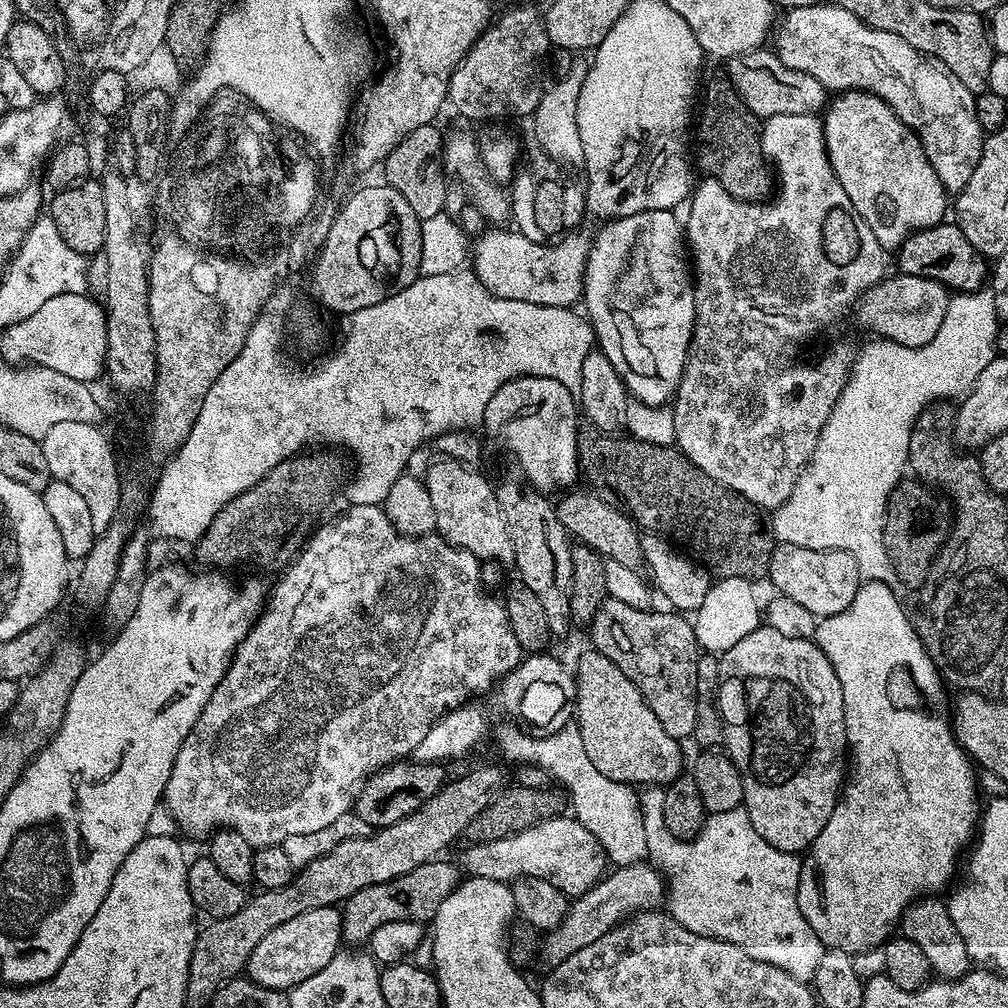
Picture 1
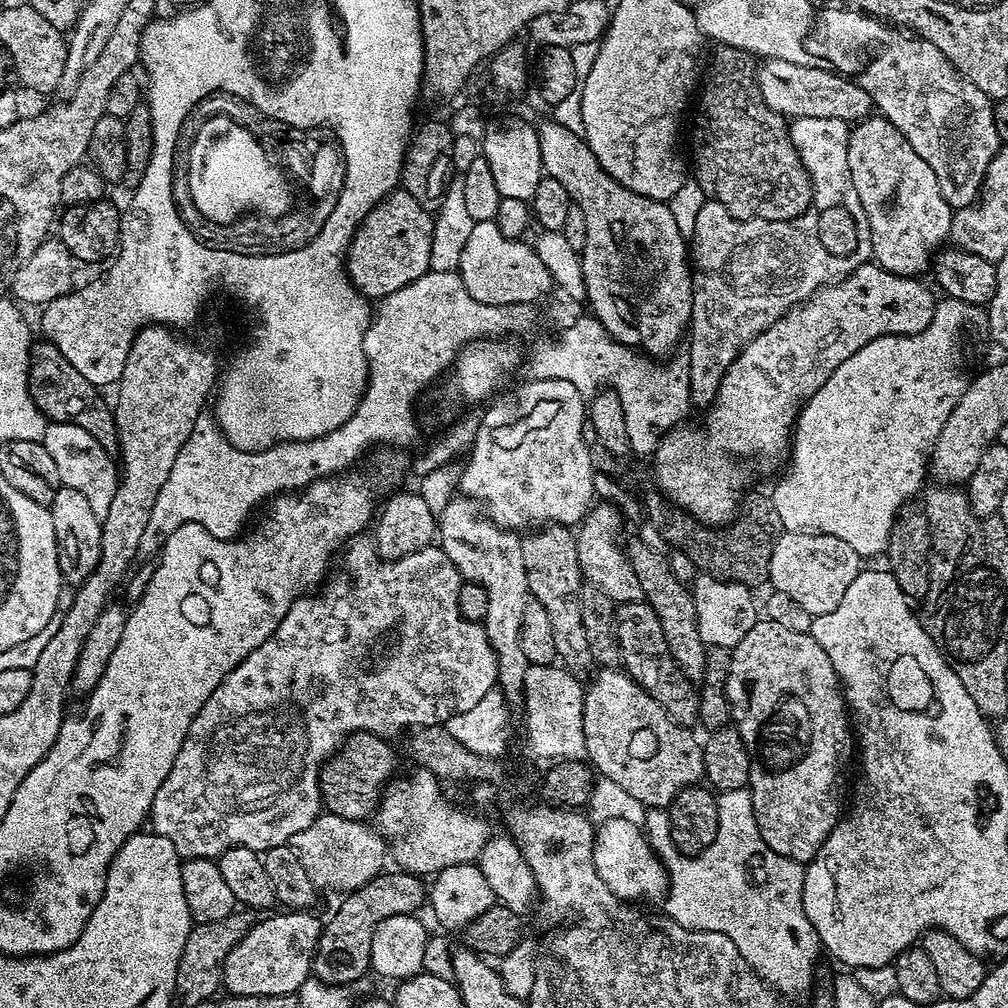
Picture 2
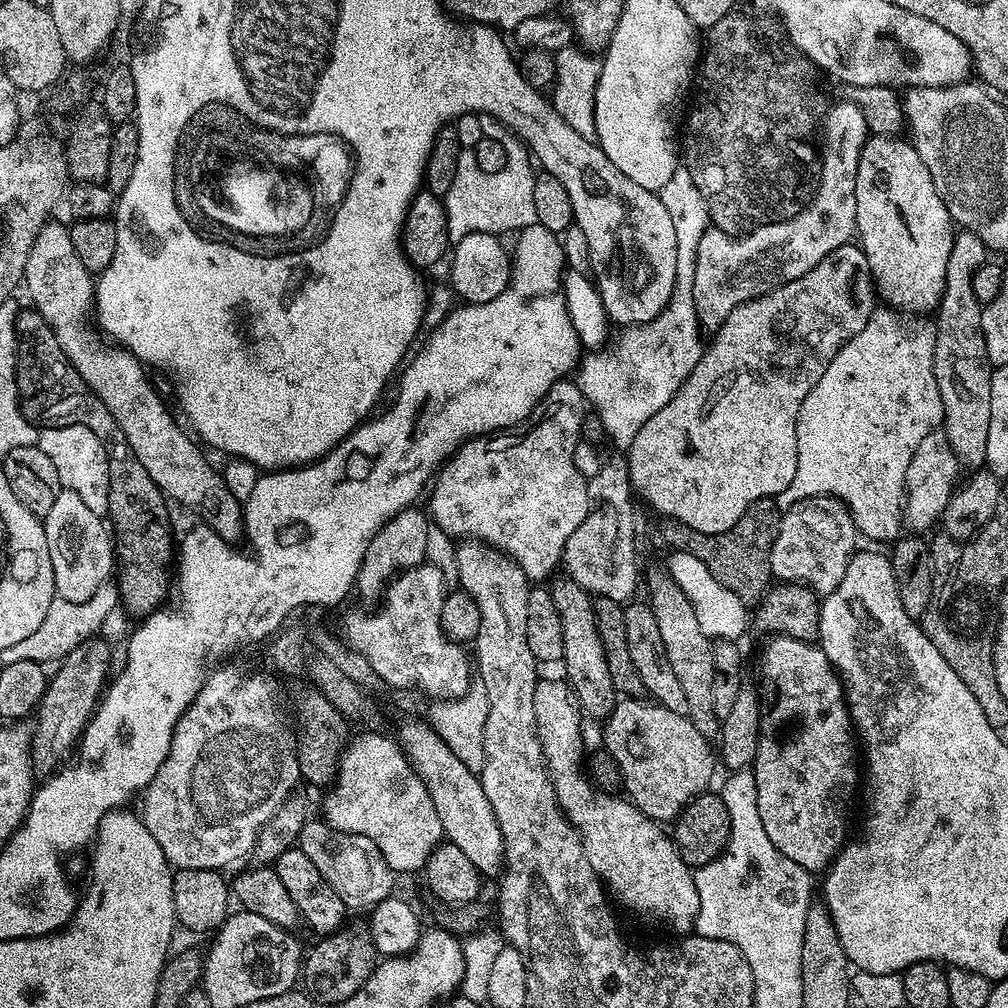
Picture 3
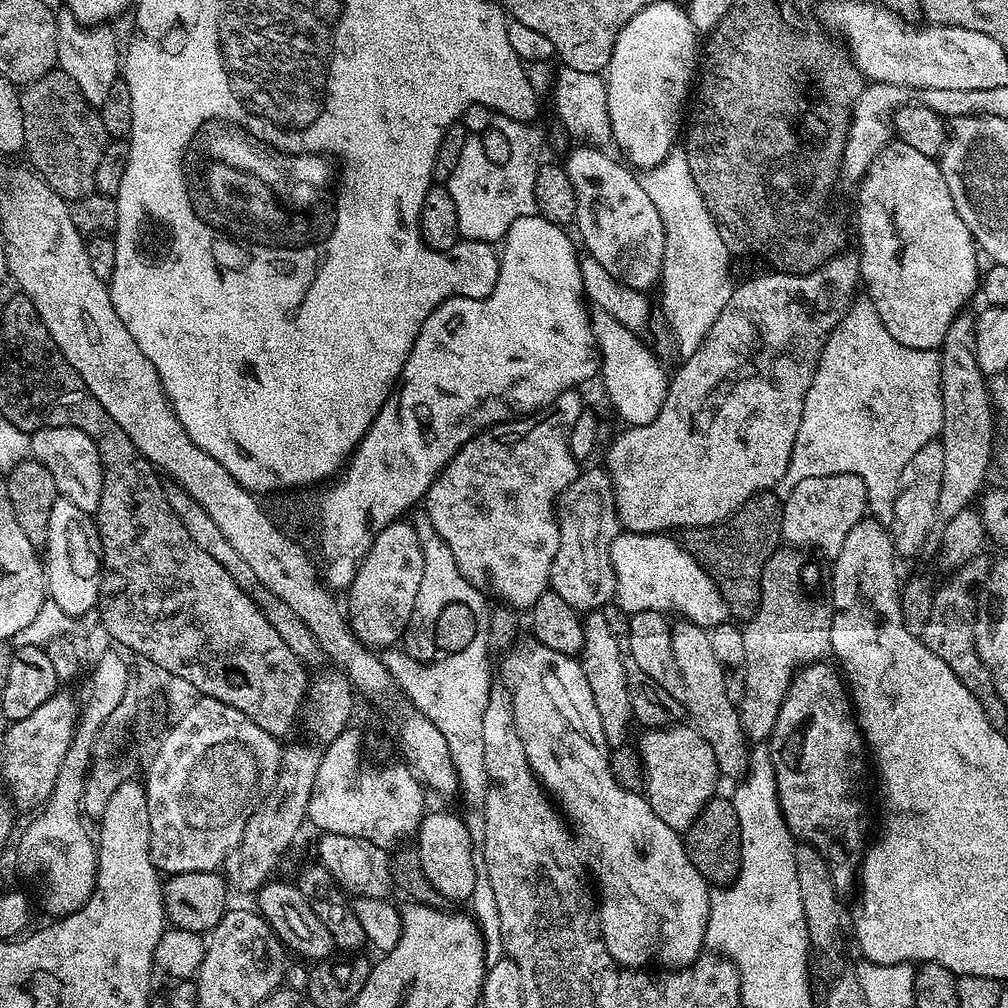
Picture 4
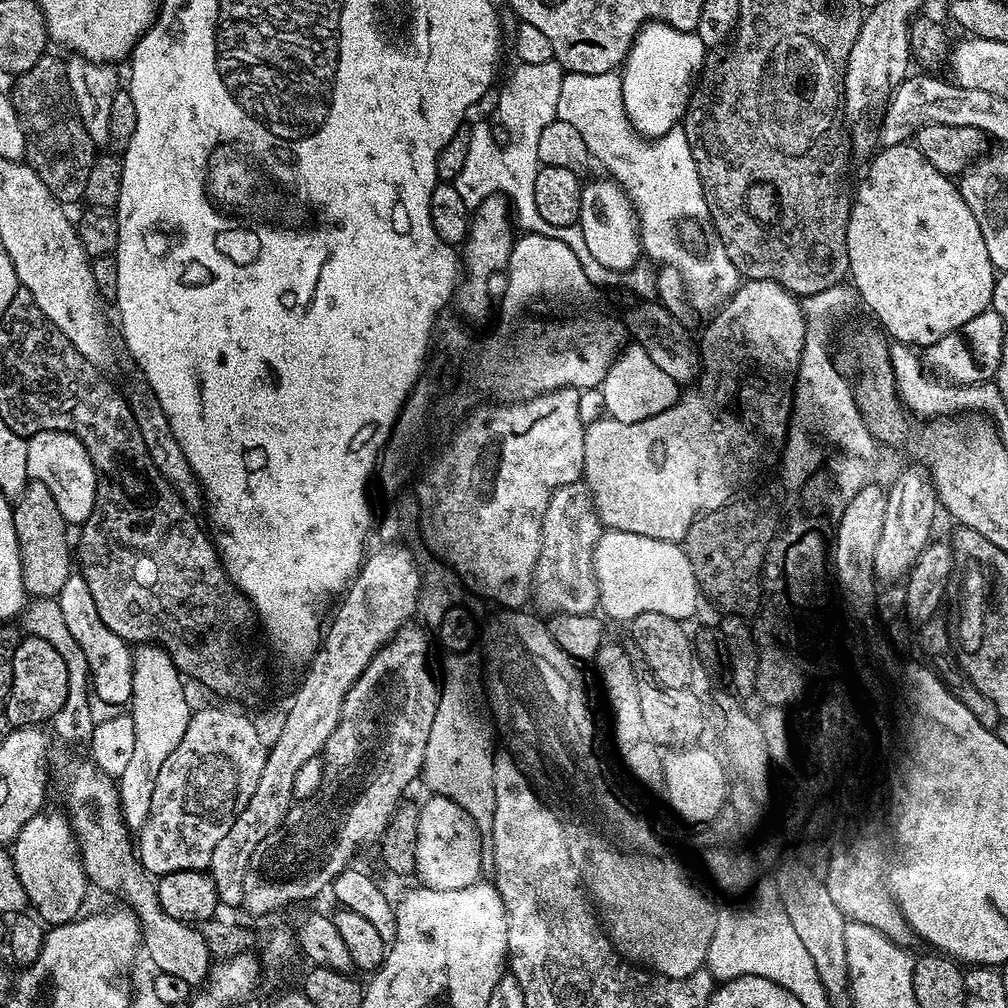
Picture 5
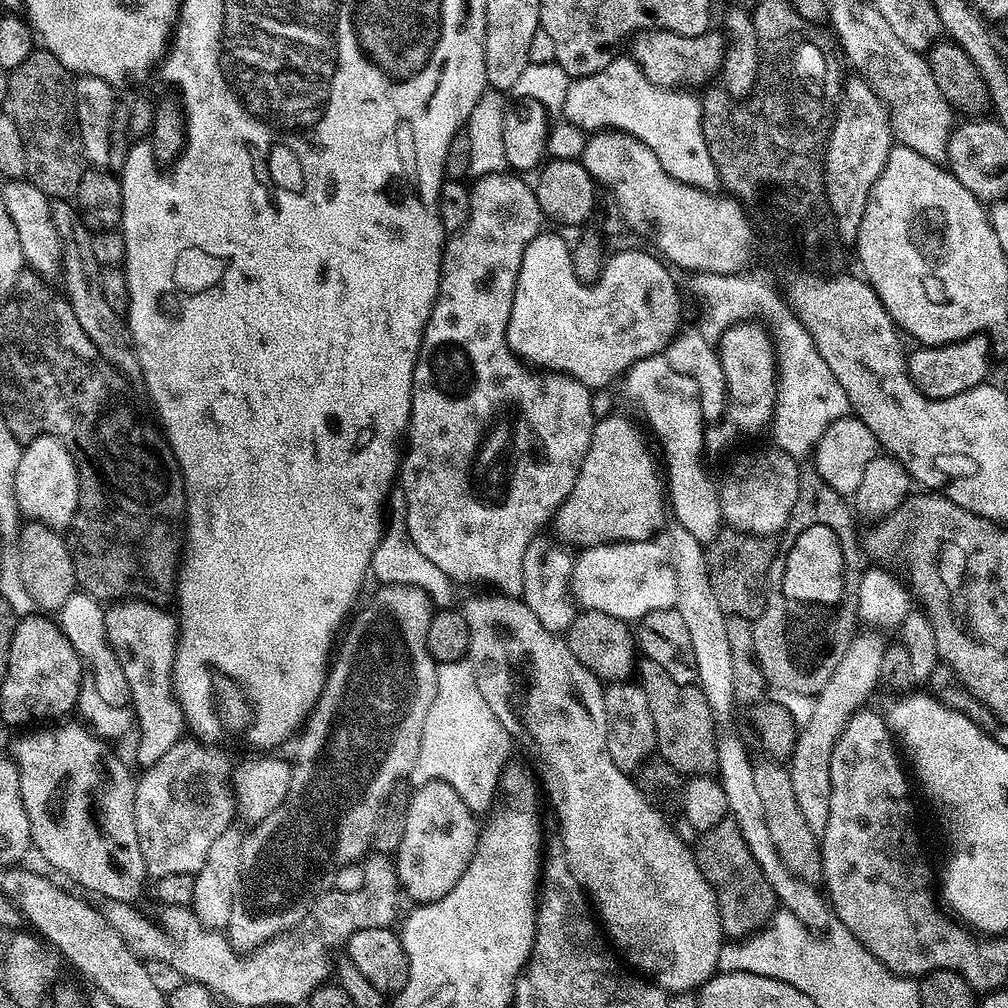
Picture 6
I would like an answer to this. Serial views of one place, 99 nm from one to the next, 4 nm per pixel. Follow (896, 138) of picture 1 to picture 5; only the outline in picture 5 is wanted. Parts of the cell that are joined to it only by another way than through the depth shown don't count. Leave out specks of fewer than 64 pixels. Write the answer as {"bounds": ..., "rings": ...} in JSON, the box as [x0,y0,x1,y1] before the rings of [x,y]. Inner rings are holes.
{"bounds":[848,142,998,346],"rings":[[[897,142],[889,148],[881,147],[871,157],[872,165],[868,168],[868,173],[864,176],[864,181],[857,187],[854,192],[852,202],[852,213],[848,223],[848,246],[849,246],[849,266],[850,280],[854,285],[859,299],[874,312],[878,319],[879,325],[893,341],[907,344],[909,346],[927,346],[938,342],[938,338],[946,338],[946,334],[956,331],[970,318],[978,318],[978,314],[989,311],[992,306],[992,295],[994,294],[994,282],[998,275],[995,268],[992,267],[990,254],[986,248],[986,238],[982,236],[980,229],[980,218],[976,213],[970,210],[962,198],[959,187],[954,183],[953,177],[943,176],[930,164],[927,158],[916,148],[912,142]]]}

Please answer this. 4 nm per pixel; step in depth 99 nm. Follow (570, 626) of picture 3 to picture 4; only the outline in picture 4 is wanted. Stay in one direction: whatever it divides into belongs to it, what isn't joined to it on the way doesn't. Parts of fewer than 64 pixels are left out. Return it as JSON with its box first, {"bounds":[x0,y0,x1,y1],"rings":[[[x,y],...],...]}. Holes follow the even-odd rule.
{"bounds":[579,610,634,749],"rings":[[[593,610],[583,617],[584,624],[584,641],[582,642],[582,648],[579,654],[579,662],[582,666],[582,674],[586,676],[586,683],[590,686],[590,694],[594,696],[594,706],[598,708],[598,718],[602,718],[602,734],[606,734],[606,742],[608,743],[609,749],[623,748],[625,747],[626,741],[624,740],[628,736],[628,727],[633,727],[634,717],[632,715],[632,707],[630,706],[630,694],[628,693],[628,683],[626,682],[626,670],[624,669],[624,653],[620,650],[620,639],[616,637],[616,632],[610,630],[610,622],[606,622],[603,611]]]}

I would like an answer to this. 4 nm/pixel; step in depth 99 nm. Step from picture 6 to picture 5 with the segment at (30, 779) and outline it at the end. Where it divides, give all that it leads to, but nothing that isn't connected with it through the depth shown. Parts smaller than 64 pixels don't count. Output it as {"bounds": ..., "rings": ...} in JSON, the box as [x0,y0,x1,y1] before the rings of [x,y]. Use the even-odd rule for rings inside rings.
{"bounds":[64,763,214,986],"rings":[[[94,763],[80,764],[72,772],[64,788],[64,804],[68,821],[76,836],[80,860],[84,864],[89,885],[121,896],[123,903],[140,919],[142,944],[151,953],[160,972],[182,978],[193,986],[203,985],[208,969],[214,963],[214,953],[199,927],[178,922],[162,910],[158,902],[156,880],[140,865],[137,849],[127,840],[120,818],[120,790],[117,781],[97,768]]]}

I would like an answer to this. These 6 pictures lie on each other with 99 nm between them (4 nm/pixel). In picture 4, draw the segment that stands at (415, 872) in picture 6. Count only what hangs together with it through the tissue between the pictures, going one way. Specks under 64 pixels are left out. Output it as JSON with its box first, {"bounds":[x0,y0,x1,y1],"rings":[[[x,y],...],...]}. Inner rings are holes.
{"bounds":[418,812,478,901],"rings":[[[432,812],[425,815],[418,831],[420,868],[426,870],[426,878],[443,894],[445,901],[468,900],[476,888],[478,876],[478,856],[474,851],[472,834],[463,819],[459,820],[452,812]]]}

